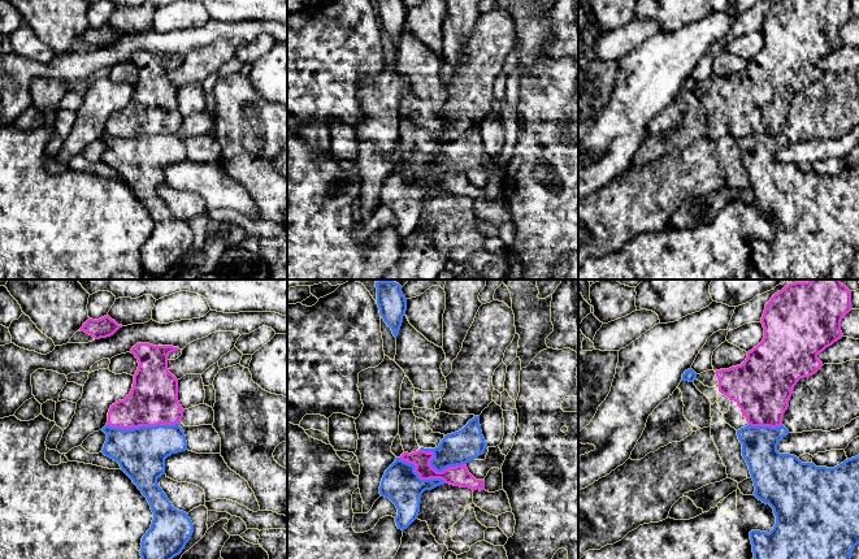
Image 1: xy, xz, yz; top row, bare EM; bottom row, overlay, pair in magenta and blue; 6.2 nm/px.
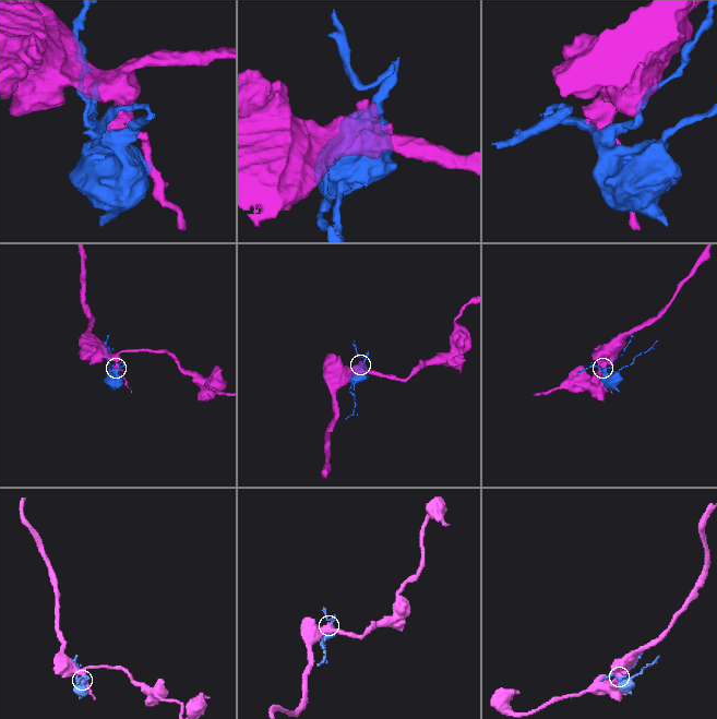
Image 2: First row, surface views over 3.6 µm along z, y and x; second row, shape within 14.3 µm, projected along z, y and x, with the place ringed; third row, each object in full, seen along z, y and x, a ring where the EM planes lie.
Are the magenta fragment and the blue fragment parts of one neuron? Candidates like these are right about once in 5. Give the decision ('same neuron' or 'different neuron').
different neuron

